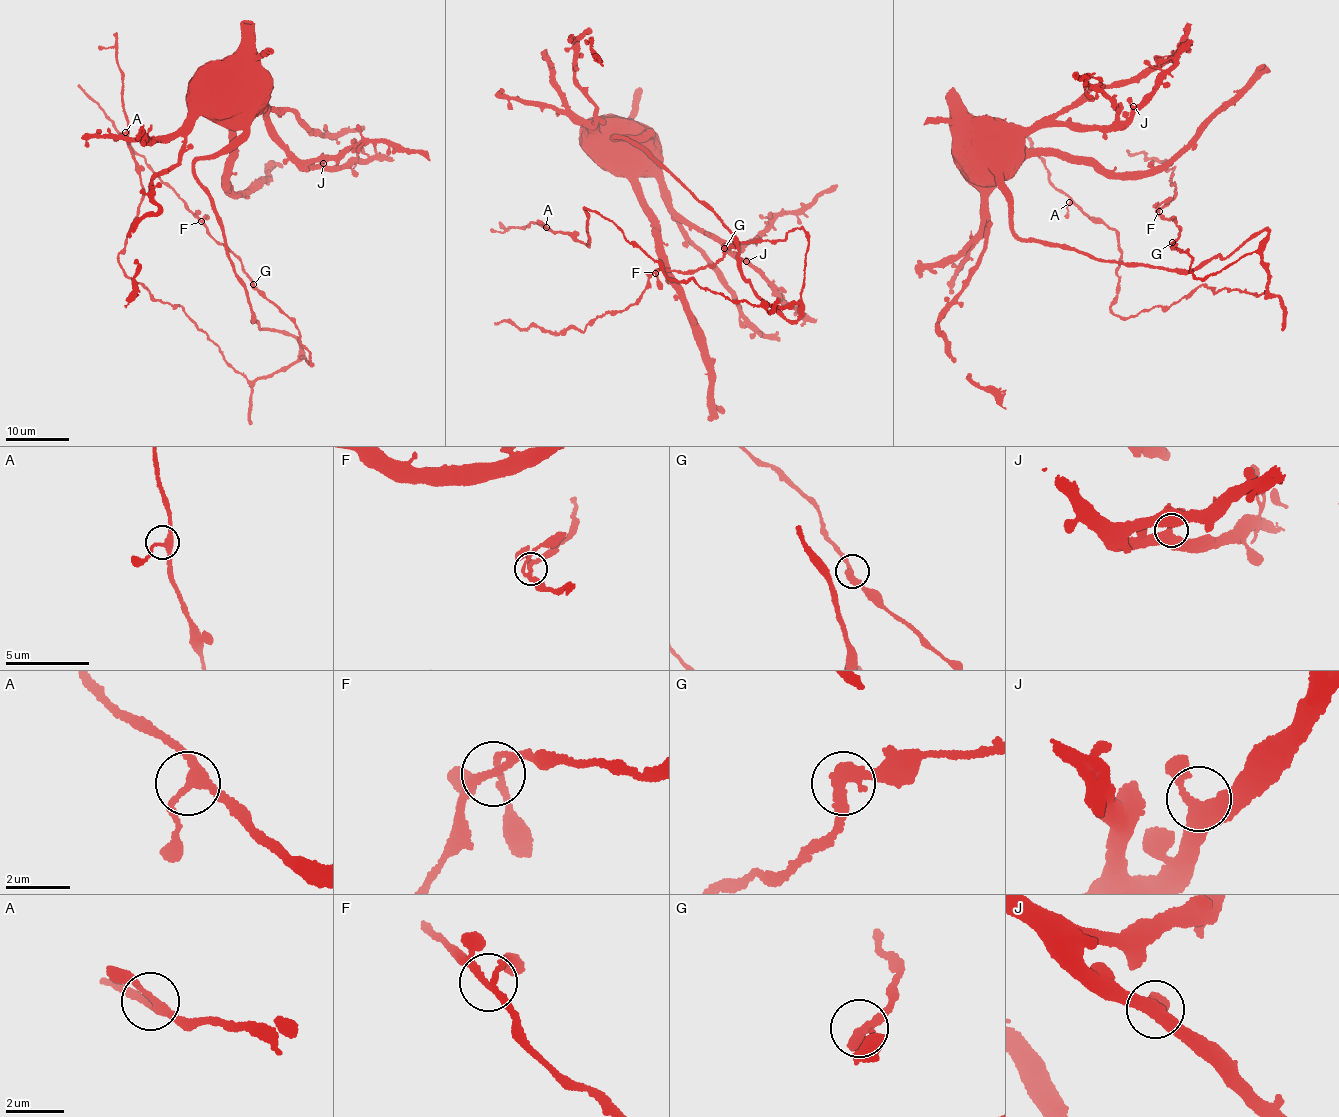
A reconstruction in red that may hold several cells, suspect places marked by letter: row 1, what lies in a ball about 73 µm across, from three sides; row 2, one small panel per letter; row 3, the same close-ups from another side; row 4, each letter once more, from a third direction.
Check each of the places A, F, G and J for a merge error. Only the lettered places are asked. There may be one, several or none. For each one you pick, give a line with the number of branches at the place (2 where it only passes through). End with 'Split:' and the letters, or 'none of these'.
Split: none of these

